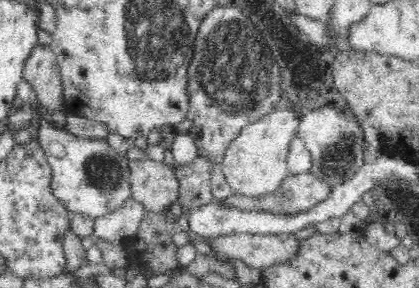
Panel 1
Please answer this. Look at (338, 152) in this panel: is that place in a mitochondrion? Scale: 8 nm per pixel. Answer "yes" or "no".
yes

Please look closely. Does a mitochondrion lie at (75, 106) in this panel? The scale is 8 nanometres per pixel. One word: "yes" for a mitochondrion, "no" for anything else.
no

